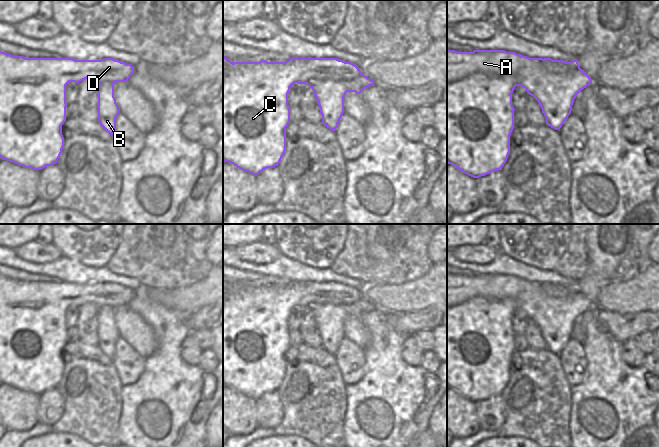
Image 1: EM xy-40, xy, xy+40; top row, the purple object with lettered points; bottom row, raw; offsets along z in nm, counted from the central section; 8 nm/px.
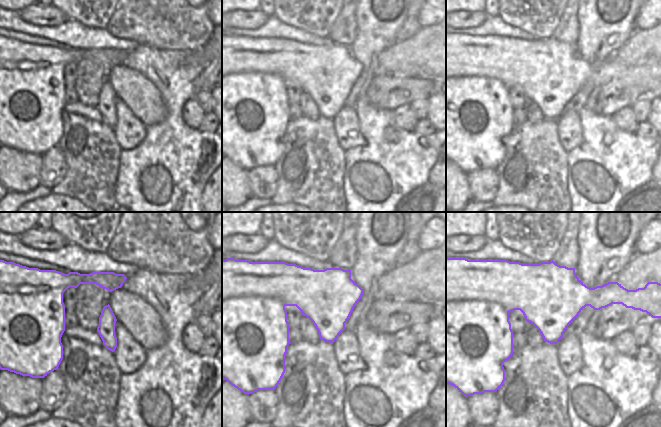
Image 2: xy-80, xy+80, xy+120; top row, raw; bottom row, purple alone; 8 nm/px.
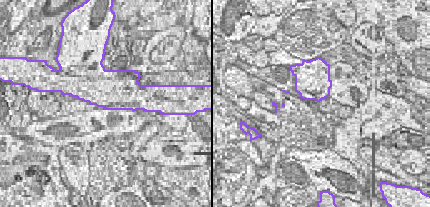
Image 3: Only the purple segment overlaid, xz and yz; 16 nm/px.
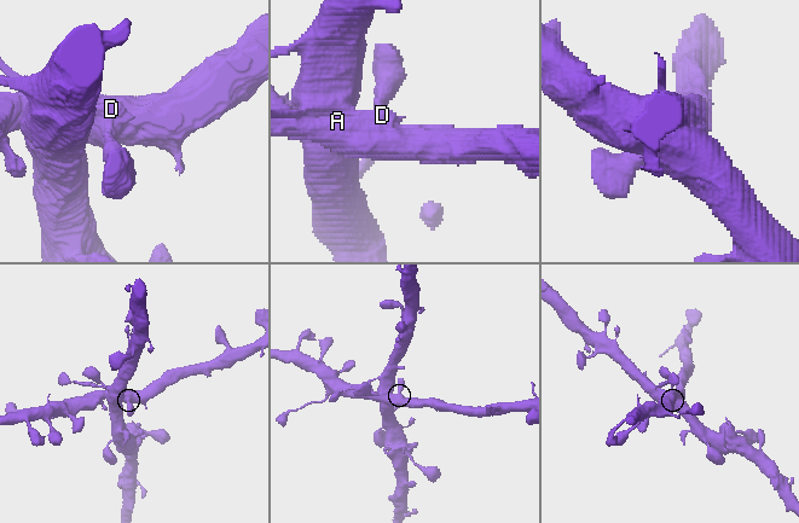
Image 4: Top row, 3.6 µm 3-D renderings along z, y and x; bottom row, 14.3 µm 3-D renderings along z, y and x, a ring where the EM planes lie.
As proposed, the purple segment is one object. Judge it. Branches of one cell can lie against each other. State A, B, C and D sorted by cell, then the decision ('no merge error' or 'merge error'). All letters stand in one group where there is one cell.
groups A B / C D; merge error

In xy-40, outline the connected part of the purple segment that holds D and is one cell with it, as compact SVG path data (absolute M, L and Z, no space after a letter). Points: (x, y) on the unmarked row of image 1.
M0 275L0 382L25 392L41 394L56 388L64 371L62 349L66 345L66 309L87 302L97 306L128 306L134 297L131 288L103 282L75 284L73 282L25 282Z

